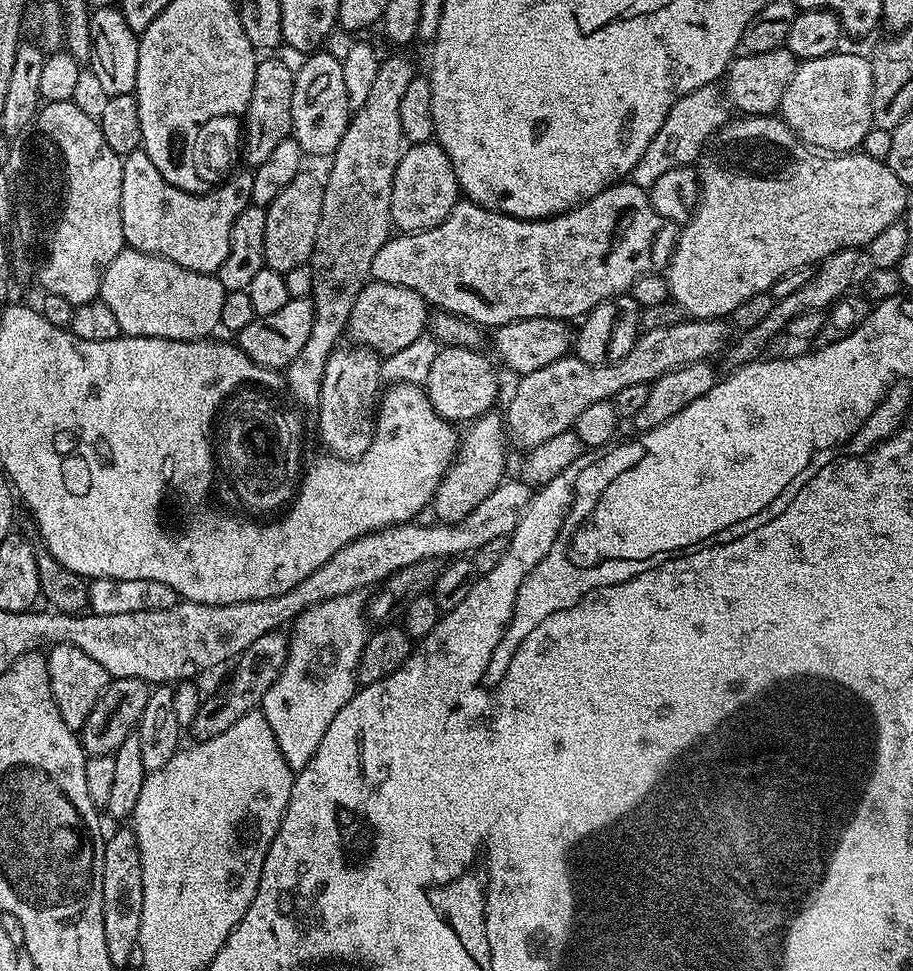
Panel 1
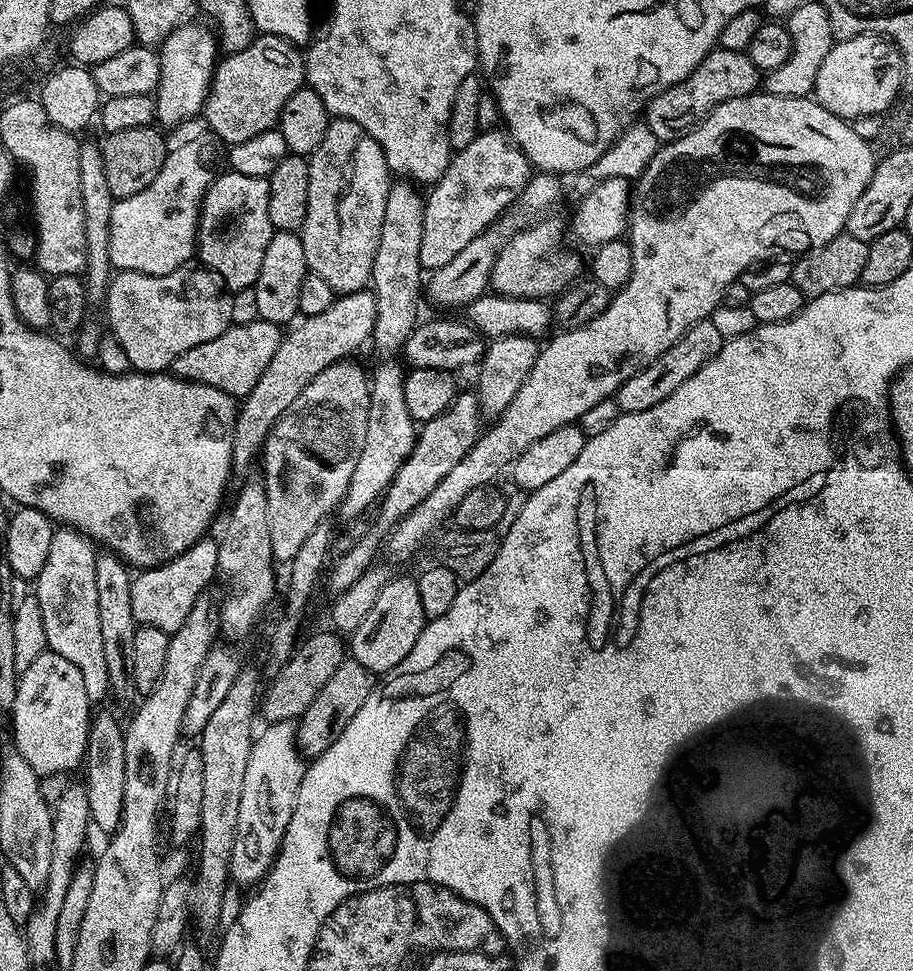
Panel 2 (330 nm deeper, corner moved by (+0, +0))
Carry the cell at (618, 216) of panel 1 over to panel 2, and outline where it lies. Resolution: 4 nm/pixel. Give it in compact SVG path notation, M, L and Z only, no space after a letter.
M541 218L535 224L520 229L504 249L497 254L492 267L490 288L493 293L518 298L552 298L564 291L581 275L580 260L563 248L566 224L553 218Z

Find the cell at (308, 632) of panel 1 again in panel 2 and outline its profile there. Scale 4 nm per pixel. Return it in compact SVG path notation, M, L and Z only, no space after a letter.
M282 720L277 724L268 724L265 732L255 737L250 750L250 762L246 762L246 778L242 782L242 806L238 806L238 826L232 847L231 879L240 884L259 885L272 868L272 863L280 855L280 843L286 834L290 814L298 798L298 786L304 777L305 757L298 747L296 724L291 720Z

